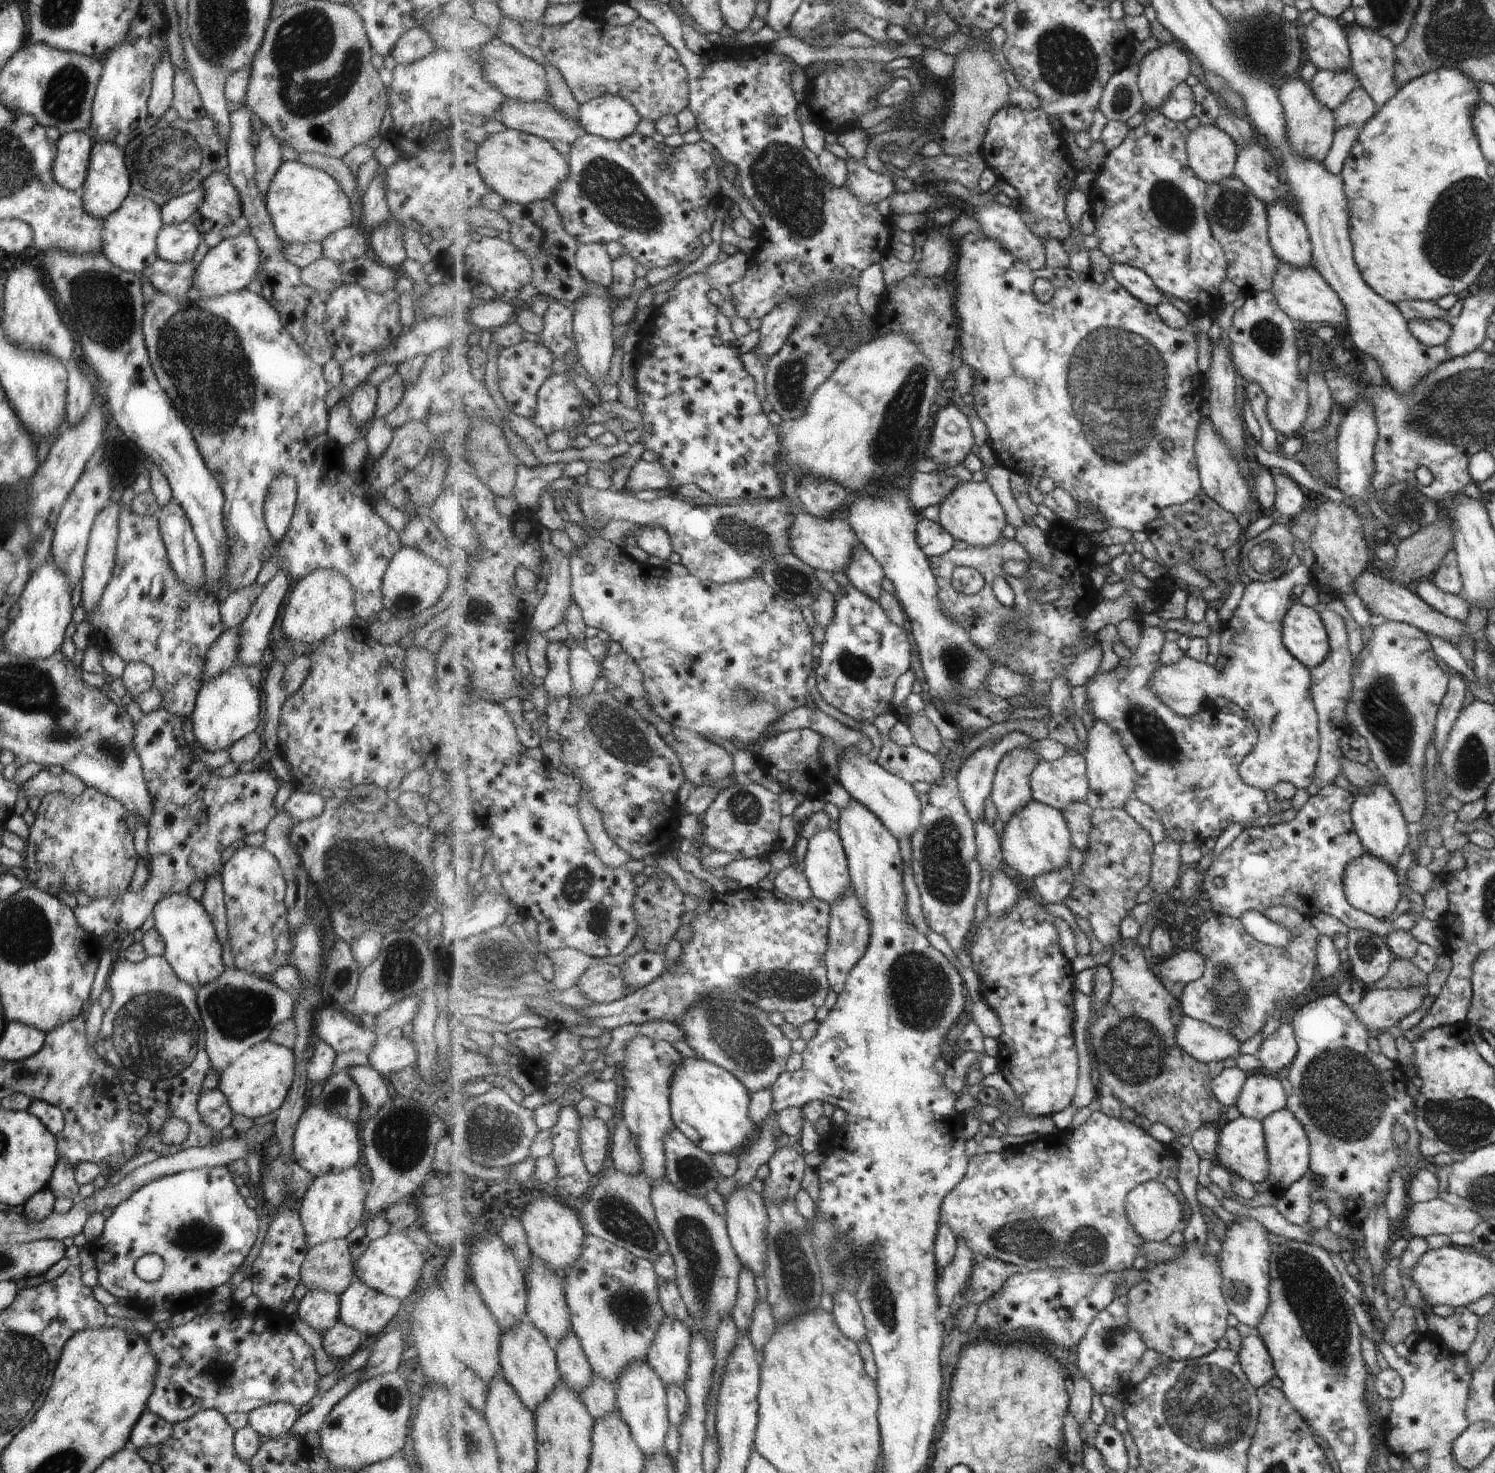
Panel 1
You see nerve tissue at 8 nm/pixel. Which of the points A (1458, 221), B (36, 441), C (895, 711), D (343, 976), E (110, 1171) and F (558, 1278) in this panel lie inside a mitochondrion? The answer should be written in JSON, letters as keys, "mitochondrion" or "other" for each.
{"A":"mitochondrion","B":"other","C":"other","D":"mitochondrion","E":"other","F":"other"}

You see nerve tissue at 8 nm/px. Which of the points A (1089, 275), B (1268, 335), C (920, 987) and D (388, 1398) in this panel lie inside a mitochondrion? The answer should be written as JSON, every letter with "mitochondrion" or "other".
{"A":"other","B":"mitochondrion","C":"mitochondrion","D":"mitochondrion"}

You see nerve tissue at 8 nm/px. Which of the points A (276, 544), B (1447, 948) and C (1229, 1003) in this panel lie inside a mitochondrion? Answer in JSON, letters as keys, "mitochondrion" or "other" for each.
{"A":"other","B":"other","C":"mitochondrion"}

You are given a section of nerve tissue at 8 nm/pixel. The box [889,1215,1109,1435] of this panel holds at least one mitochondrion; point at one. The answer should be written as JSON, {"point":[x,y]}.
{"point":[1018,1236]}

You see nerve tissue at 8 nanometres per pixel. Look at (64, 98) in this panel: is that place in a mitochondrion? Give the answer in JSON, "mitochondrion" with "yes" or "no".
{"mitochondrion":"yes"}

